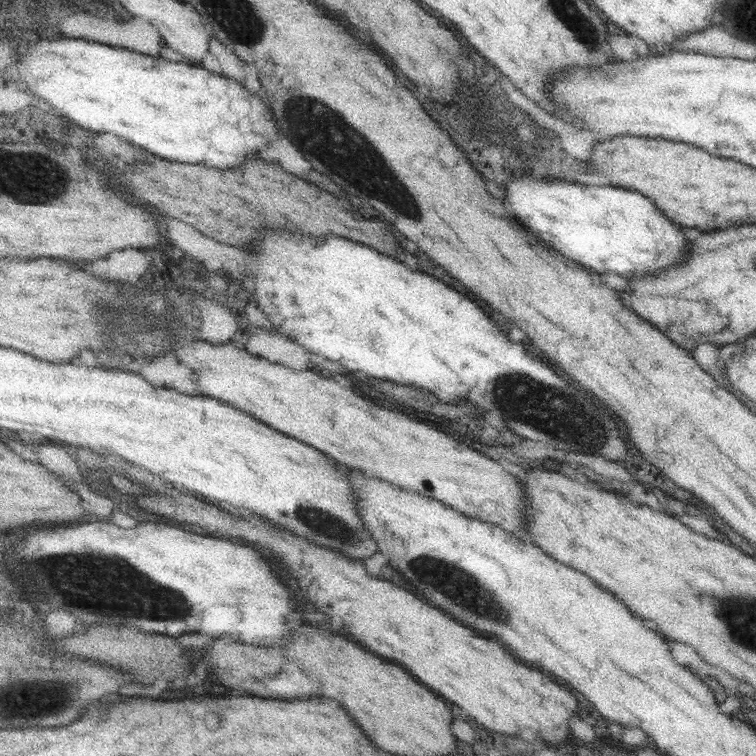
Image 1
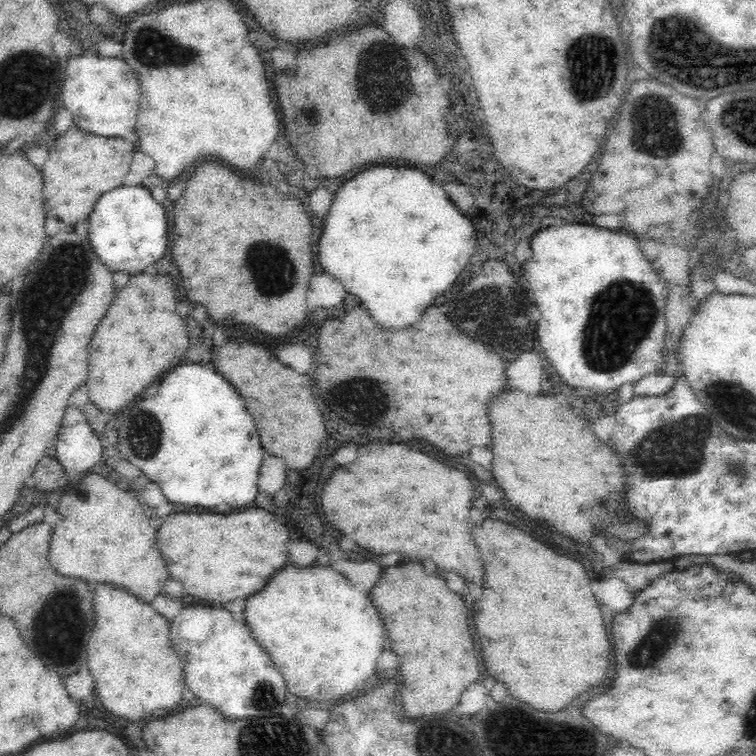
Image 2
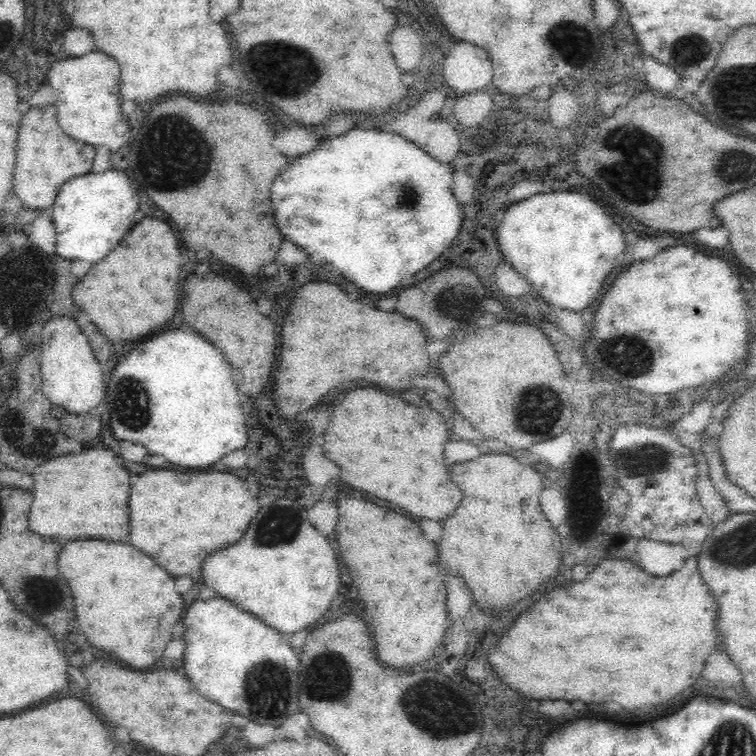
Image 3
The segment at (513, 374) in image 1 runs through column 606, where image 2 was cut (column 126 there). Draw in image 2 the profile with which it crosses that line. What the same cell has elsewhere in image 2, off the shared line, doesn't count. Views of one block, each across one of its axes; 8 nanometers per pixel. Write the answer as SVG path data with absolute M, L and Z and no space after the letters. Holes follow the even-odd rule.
M180 364L160 380L158 394L138 400L124 416L126 418L116 418L119 454L123 462L131 462L144 472L147 481L158 484L167 502L216 508L220 514L254 502L264 450L244 400L220 374L208 372L200 364Z

